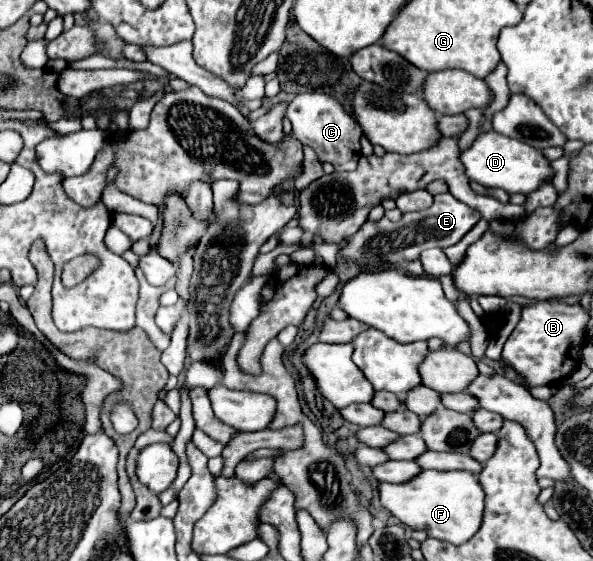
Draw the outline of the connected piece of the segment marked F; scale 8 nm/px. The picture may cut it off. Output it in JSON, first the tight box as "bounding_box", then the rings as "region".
{"bounding_box":[378,470,484,544],"region":[[[424,470],[404,484],[378,484],[380,504],[412,530],[424,530],[428,536],[448,540],[452,544],[468,542],[480,528],[484,510],[484,490],[480,482],[466,470]]]}

